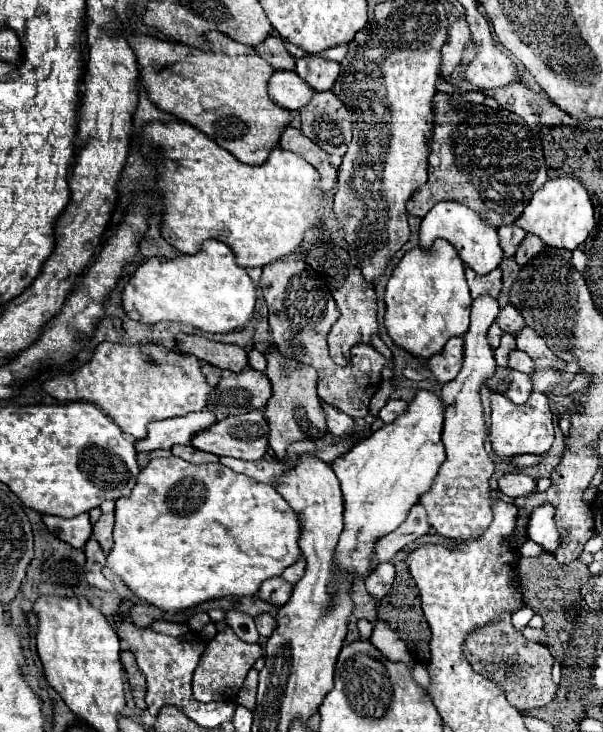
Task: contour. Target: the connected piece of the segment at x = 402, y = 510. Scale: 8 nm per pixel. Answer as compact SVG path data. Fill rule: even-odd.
M418 391L410 401L408 411L400 415L394 423L380 427L360 443L356 443L346 455L332 461L332 469L342 483L344 493L344 531L338 541L338 567L346 569L350 581L354 577L366 577L378 561L374 559L374 543L400 527L400 523L410 513L410 505L418 503L420 495L426 493L436 477L436 471L444 463L444 443L442 443L442 421L444 421L444 403L430 391Z

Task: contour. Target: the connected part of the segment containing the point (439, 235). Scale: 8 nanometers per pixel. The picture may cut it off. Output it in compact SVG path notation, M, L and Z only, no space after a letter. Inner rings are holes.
M442 201L428 211L428 215L422 219L422 227L420 227L420 247L430 249L436 239L450 241L454 245L454 249L458 251L458 255L462 257L462 261L476 275L488 275L502 261L502 247L498 245L498 231L492 229L486 221L482 221L480 215L466 205L460 205L454 201Z

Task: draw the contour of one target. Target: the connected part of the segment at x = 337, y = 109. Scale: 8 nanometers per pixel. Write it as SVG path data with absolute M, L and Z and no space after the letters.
M332 91L314 93L312 101L300 109L300 131L328 155L342 157L352 141L350 111Z

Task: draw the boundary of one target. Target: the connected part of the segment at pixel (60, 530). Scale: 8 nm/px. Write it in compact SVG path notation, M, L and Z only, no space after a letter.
M82 513L82 515L72 517L72 519L42 515L42 521L50 533L58 535L58 539L70 543L76 549L82 549L92 535L92 523L88 519L88 513Z

